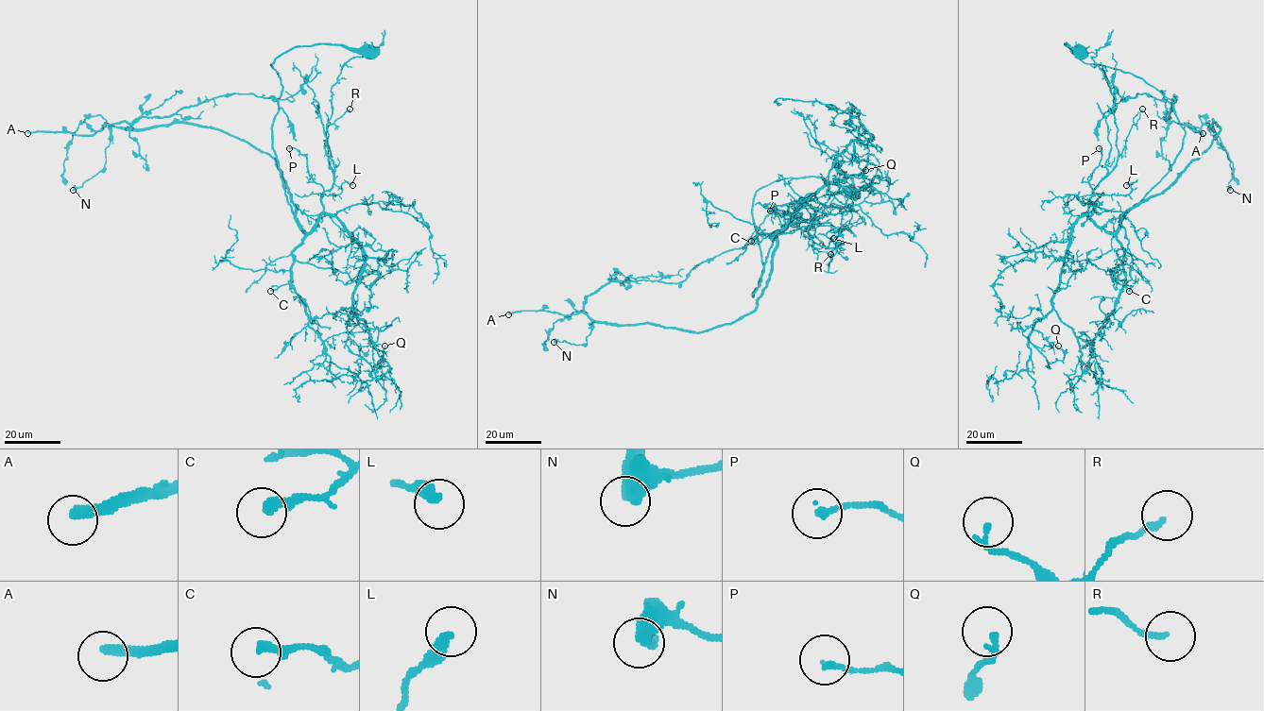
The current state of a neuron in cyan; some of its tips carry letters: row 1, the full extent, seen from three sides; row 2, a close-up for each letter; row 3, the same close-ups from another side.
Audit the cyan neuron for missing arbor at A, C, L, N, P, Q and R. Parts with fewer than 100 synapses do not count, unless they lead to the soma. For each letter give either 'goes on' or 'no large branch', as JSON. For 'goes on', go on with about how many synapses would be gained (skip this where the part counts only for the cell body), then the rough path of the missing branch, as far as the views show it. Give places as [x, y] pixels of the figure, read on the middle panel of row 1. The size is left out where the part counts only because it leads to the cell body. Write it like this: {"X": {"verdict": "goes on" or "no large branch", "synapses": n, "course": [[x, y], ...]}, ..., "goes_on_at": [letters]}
{"A": {"verdict": "goes on", "synapses": 250}, "C": {"verdict": "no large branch"}, "L": {"verdict": "no large branch"}, "N": {"verdict": "no large branch"}, "P": {"verdict": "no large branch"}, "Q": {"verdict": "no large branch"}, "R": {"verdict": "no large branch"}, "goes_on_at": ["A"]}

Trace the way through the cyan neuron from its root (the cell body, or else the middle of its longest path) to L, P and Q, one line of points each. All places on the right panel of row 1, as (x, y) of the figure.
L: (1081, 51), (1142, 78), (1185, 131), (1109, 232), (1090, 198), (1126, 185)
P: (1081, 51), (1142, 78), (1185, 131), (1170, 170), (1113, 232), (1087, 212), (1099, 148)
Q: (1081, 51), (1065, 44), (1168, 98), (1185, 136), (1114, 231), (1074, 226), (1029, 337), (1049, 364), (1058, 346)

